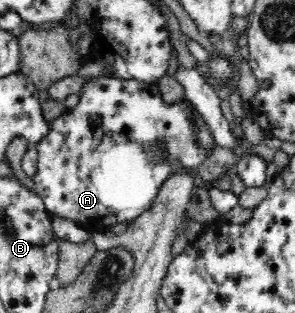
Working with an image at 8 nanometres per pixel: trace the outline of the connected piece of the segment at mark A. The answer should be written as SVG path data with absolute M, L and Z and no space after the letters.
M108 76L95 78L87 82L85 89L81 91L79 104L74 109L71 109L71 111L66 110L59 119L49 122L47 136L44 136L35 143L38 154L38 169L35 175L32 176L34 191L43 199L51 214L56 214L69 221L73 221L89 232L107 229L122 222L133 221L153 205L156 195L159 193L163 181L165 181L165 177L175 172L178 166L183 164L185 168L195 169L204 161L204 155L201 155L200 149L195 146L195 139L193 139L195 135L195 131L192 131L188 116L186 111L182 109L181 103L173 106L166 104L162 100L156 84L152 85L147 82L124 80Z

